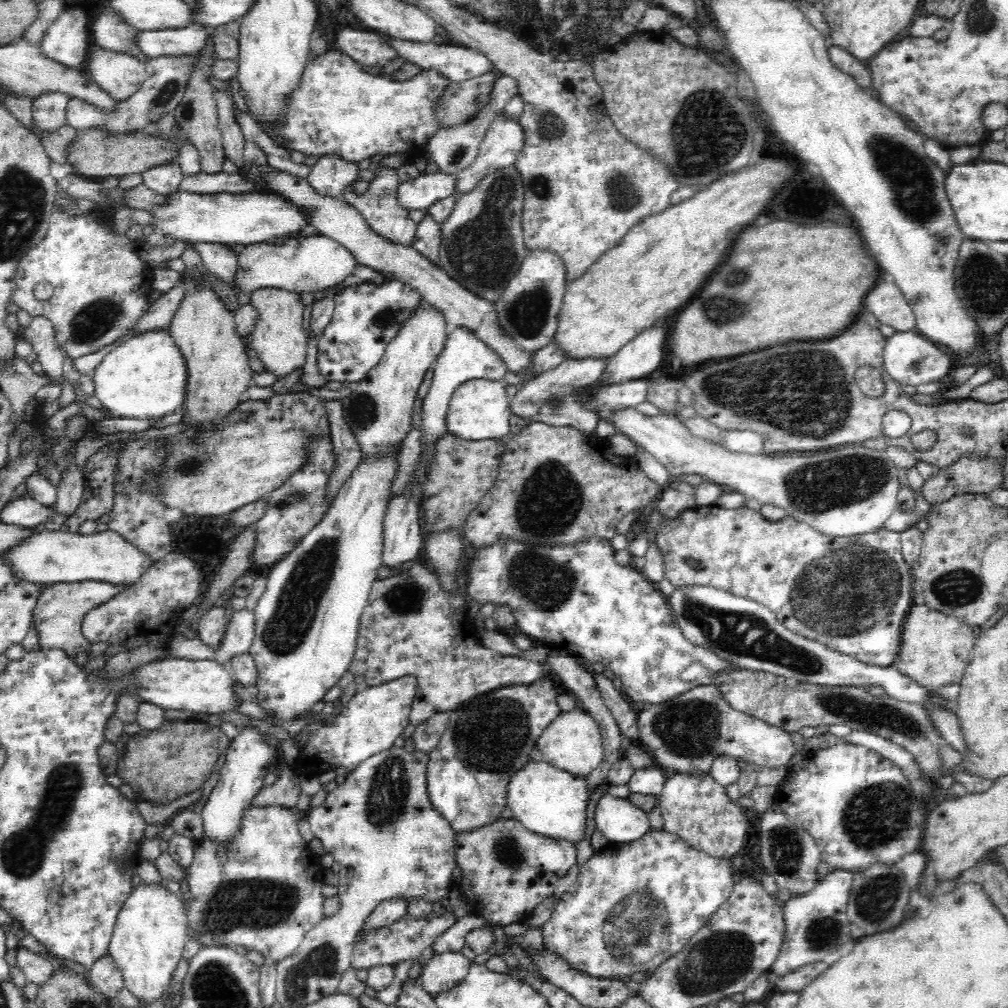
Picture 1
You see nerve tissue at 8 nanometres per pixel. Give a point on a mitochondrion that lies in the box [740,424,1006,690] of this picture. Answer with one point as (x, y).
(841, 595)

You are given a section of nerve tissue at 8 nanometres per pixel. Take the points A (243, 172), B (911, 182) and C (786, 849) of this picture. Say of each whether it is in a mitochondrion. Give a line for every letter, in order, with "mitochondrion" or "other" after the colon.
A: other
B: mitochondrion
C: mitochondrion

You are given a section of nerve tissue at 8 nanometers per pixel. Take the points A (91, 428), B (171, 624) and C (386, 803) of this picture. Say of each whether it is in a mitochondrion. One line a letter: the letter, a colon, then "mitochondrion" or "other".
A: other
B: other
C: mitochondrion

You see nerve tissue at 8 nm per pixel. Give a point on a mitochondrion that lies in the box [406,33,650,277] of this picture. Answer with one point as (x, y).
(549, 125)

